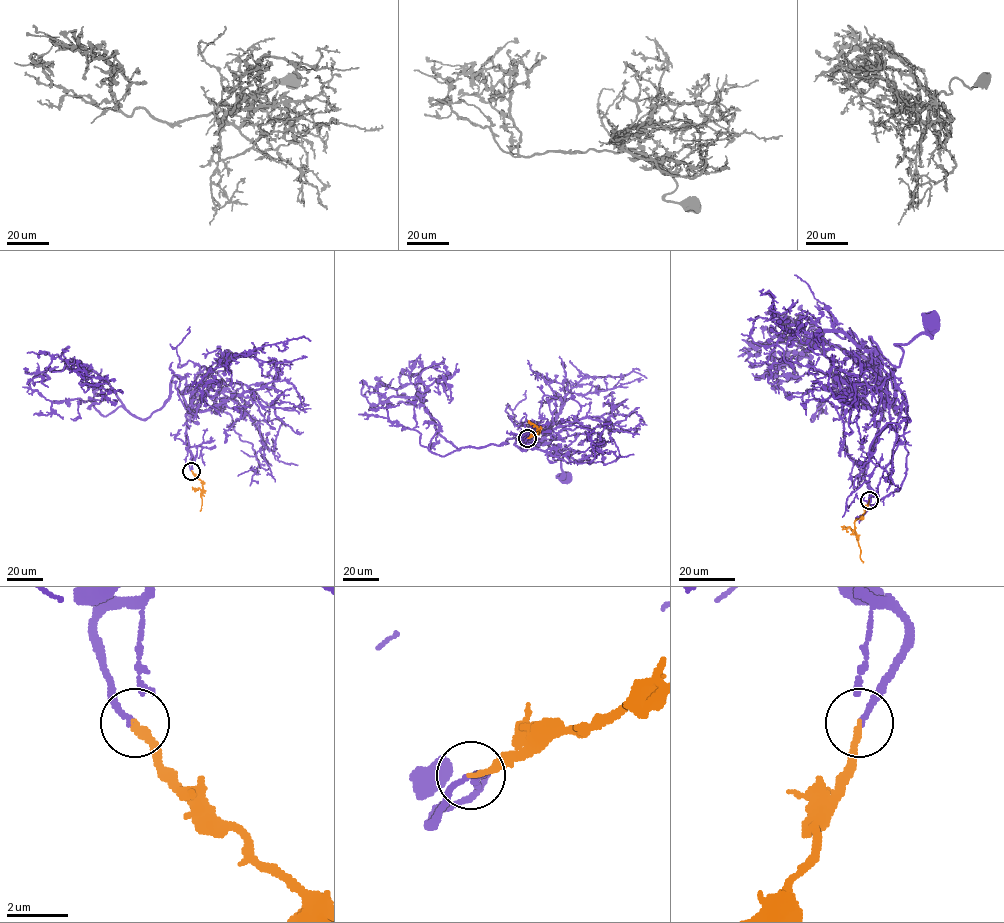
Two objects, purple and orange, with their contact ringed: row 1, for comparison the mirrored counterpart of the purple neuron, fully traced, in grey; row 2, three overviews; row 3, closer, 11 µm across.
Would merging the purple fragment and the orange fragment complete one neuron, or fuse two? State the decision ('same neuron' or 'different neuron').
same neuron

